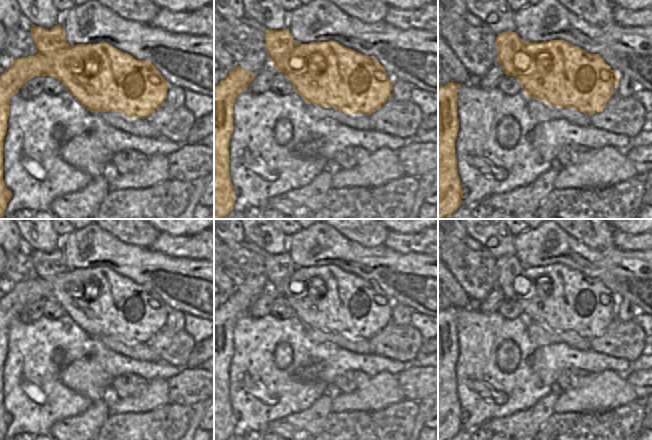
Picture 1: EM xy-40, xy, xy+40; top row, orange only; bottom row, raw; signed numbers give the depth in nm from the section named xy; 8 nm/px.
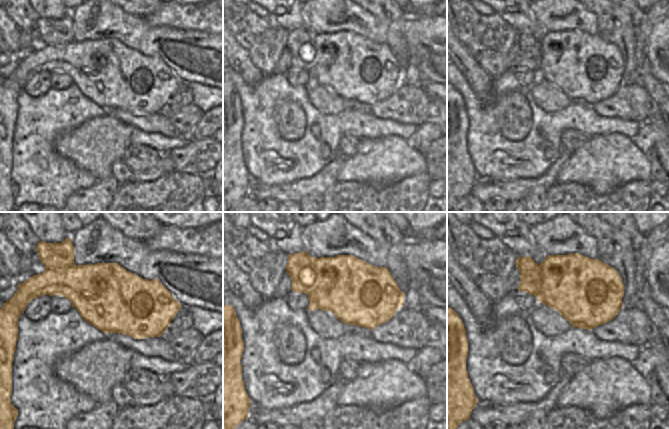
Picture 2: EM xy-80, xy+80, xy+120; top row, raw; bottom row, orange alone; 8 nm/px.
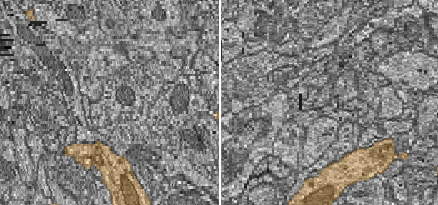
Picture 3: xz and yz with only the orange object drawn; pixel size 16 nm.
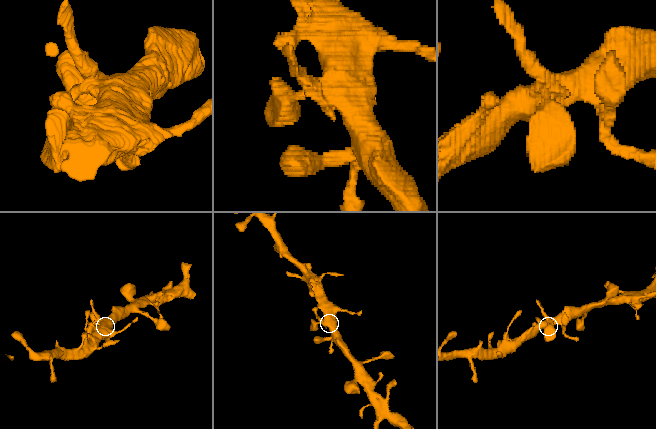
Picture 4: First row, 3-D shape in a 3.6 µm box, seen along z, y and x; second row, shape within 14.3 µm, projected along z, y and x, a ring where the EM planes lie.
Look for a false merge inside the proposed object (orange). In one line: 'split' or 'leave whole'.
split

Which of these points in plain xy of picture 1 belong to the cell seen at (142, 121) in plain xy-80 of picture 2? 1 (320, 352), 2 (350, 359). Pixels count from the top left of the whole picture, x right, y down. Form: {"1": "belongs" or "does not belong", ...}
{"1": "does not belong", "2": "does not belong"}

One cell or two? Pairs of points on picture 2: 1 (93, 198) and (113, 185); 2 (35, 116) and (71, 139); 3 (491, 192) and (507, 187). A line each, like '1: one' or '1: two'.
1: one
2: two
3: one

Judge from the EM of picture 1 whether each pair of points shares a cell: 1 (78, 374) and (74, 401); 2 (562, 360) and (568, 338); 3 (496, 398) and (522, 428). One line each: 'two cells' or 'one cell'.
1: two cells
2: two cells
3: two cells

